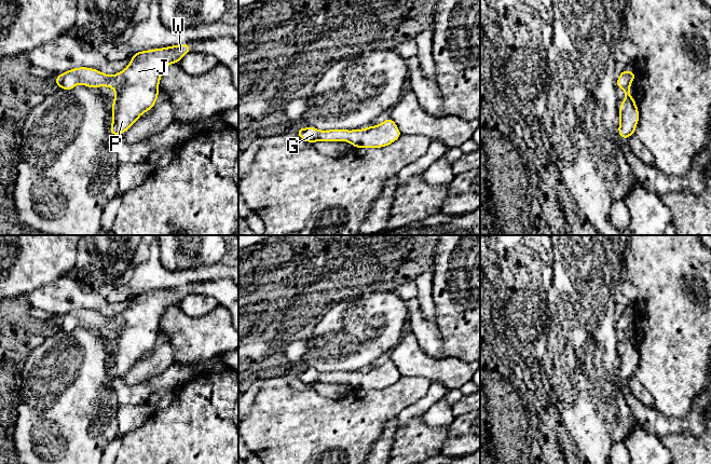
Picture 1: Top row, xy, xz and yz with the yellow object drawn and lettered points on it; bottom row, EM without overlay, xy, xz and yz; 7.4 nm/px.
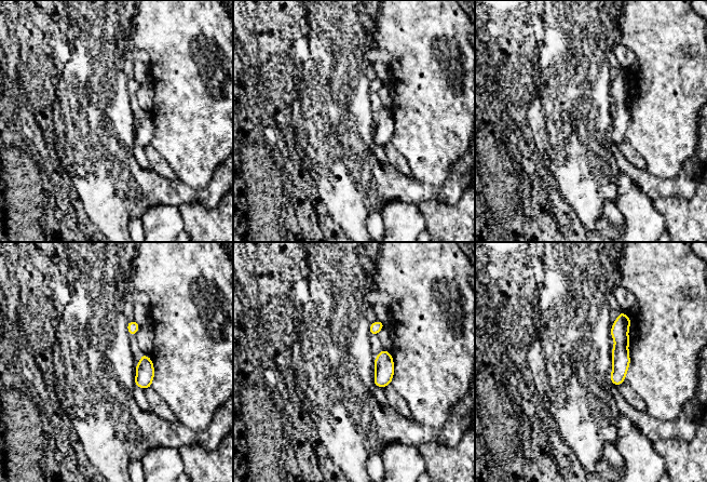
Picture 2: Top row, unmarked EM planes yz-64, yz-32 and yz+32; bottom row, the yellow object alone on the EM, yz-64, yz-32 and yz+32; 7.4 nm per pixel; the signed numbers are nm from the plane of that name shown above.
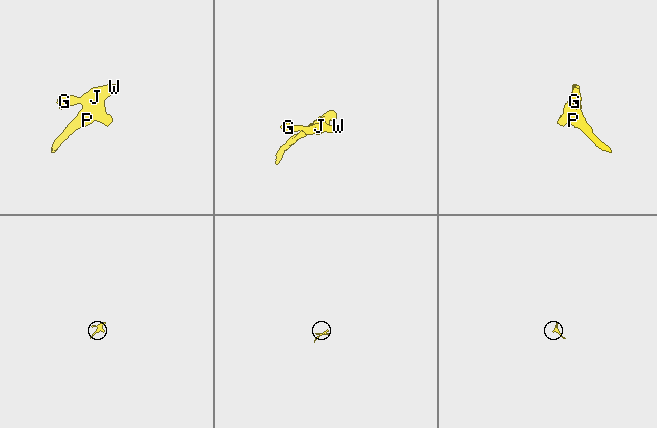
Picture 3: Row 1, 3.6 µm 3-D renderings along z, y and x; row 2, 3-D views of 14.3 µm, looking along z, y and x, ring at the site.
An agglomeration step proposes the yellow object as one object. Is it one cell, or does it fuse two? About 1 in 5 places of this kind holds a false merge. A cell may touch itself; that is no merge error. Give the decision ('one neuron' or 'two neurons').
one neuron

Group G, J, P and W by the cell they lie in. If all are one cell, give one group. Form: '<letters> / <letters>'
G J P W

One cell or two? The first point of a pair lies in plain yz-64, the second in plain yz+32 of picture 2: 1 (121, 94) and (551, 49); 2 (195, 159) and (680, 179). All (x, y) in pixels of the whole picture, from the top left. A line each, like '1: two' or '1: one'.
1: one
2: two

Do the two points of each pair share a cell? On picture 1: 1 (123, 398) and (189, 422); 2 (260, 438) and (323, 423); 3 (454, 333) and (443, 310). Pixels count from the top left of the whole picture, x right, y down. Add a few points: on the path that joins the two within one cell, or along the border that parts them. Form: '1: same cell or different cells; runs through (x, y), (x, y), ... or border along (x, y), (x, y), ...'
1: different cells; border along (177, 395), (166, 407), (156, 410), (138, 427)
2: same cell; runs through (275, 432), (308, 432)
3: same cell; runs through (453, 328), (453, 319), (449, 315)

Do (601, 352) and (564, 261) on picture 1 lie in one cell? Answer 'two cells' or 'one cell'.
one cell

